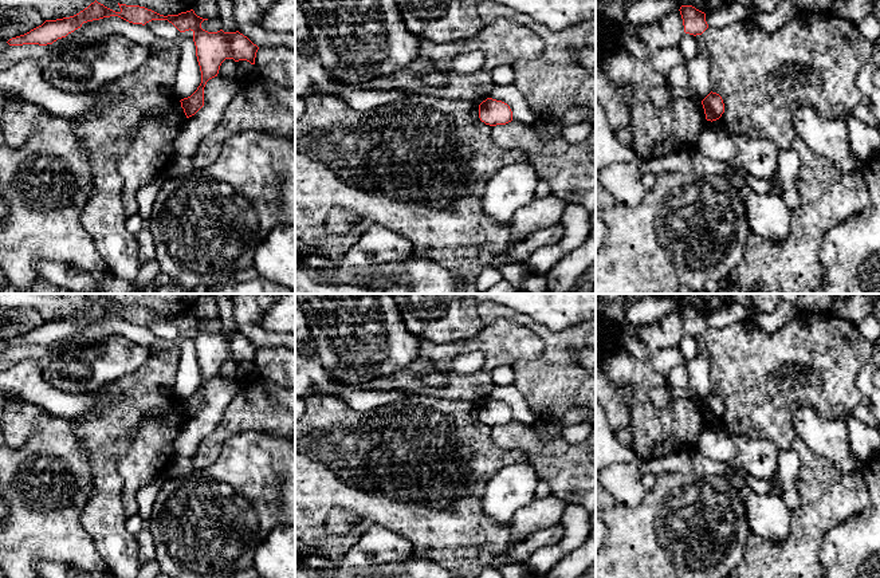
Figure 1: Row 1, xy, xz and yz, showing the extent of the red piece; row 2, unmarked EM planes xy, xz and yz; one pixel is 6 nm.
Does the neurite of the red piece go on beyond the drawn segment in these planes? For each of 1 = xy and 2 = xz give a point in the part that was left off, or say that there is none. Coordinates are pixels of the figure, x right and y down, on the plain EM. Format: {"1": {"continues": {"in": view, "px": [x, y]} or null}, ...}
{"1": {"continues": null}, "2": {"continues": null}}

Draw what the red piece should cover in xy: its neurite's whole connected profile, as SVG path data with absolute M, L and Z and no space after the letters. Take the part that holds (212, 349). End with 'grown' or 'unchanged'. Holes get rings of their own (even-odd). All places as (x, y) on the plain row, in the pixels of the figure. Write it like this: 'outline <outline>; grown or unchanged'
outline M95 300L74 316L46 321L42 326L24 335L12 338L7 343L9 346L52 345L58 339L66 338L68 334L80 329L83 323L110 316L118 316L129 323L142 326L152 321L168 321L180 333L190 330L193 333L196 357L201 371L201 384L190 397L180 401L186 418L195 416L204 406L204 388L209 380L217 377L220 366L225 359L233 359L235 362L247 361L255 365L256 353L259 350L256 345L239 331L224 333L220 330L217 333L208 333L203 330L201 323L208 319L197 316L193 310L178 315L164 316L140 306L119 303L118 306L121 311L115 312Z; unchanged

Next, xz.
outline M487 398L479 405L479 418L490 426L506 425L512 421L512 412L507 404Z; unchanged

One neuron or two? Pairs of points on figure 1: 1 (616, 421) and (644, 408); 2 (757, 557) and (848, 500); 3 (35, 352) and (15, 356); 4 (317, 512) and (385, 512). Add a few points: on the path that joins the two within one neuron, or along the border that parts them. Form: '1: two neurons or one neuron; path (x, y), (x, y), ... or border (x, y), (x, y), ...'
1: two neurons; border (628, 411), (632, 423)
2: one neuron; path (780, 557), (784, 557), (825, 515)
3: one neuron; path (30, 352), (20, 353)
4: one neuron; path (334, 499), (368, 499)

